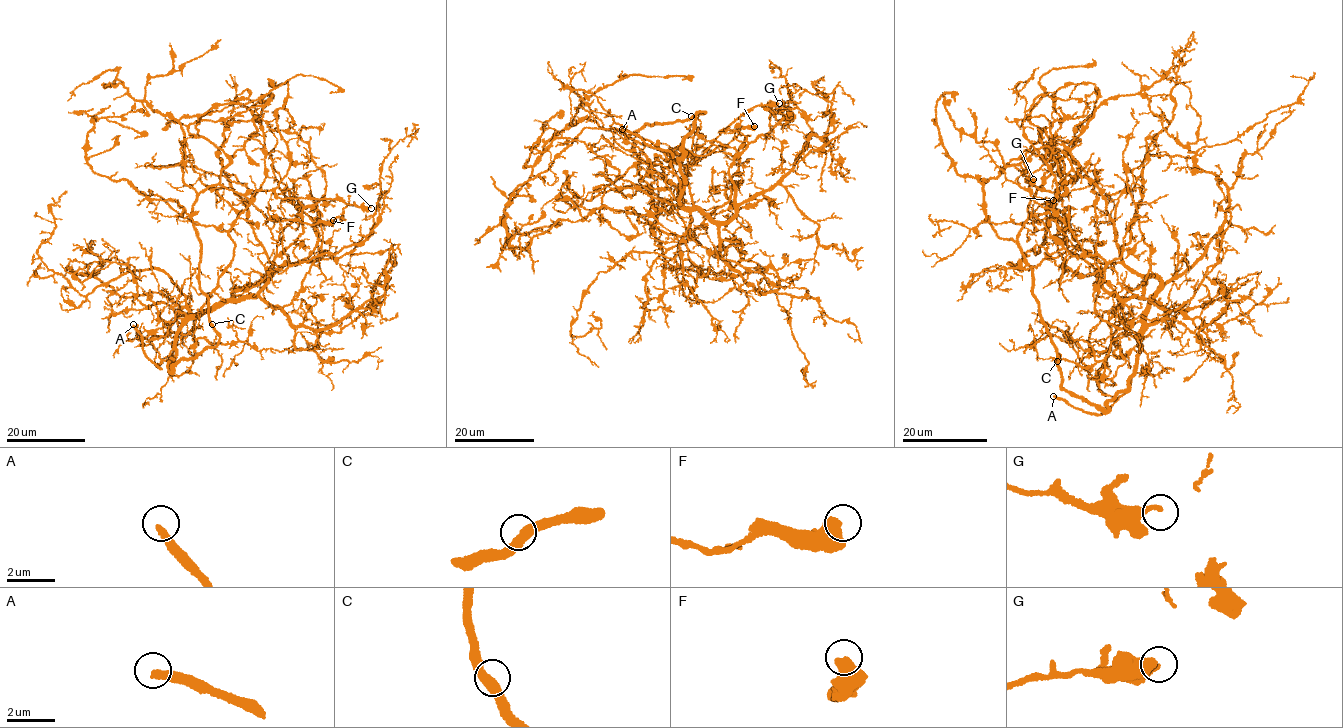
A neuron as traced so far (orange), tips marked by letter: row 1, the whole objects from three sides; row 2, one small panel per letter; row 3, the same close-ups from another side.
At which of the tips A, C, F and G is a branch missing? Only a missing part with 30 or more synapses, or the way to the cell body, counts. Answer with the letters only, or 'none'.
A

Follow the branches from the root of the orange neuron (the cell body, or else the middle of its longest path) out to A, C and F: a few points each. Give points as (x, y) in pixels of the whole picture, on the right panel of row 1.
A: (1097, 313), (1103, 320), (1122, 328), (1141, 322), (1136, 373), (1130, 387), (1098, 415), (1088, 413), (1053, 396)
C: (1097, 313), (1097, 278), (1083, 258), (1068, 251), (1033, 268), (1032, 296), (1057, 361)
F: (1097, 313), (1095, 272), (1067, 249), (1053, 216), (1070, 218), (1064, 210), (1053, 211), (1053, 200)

